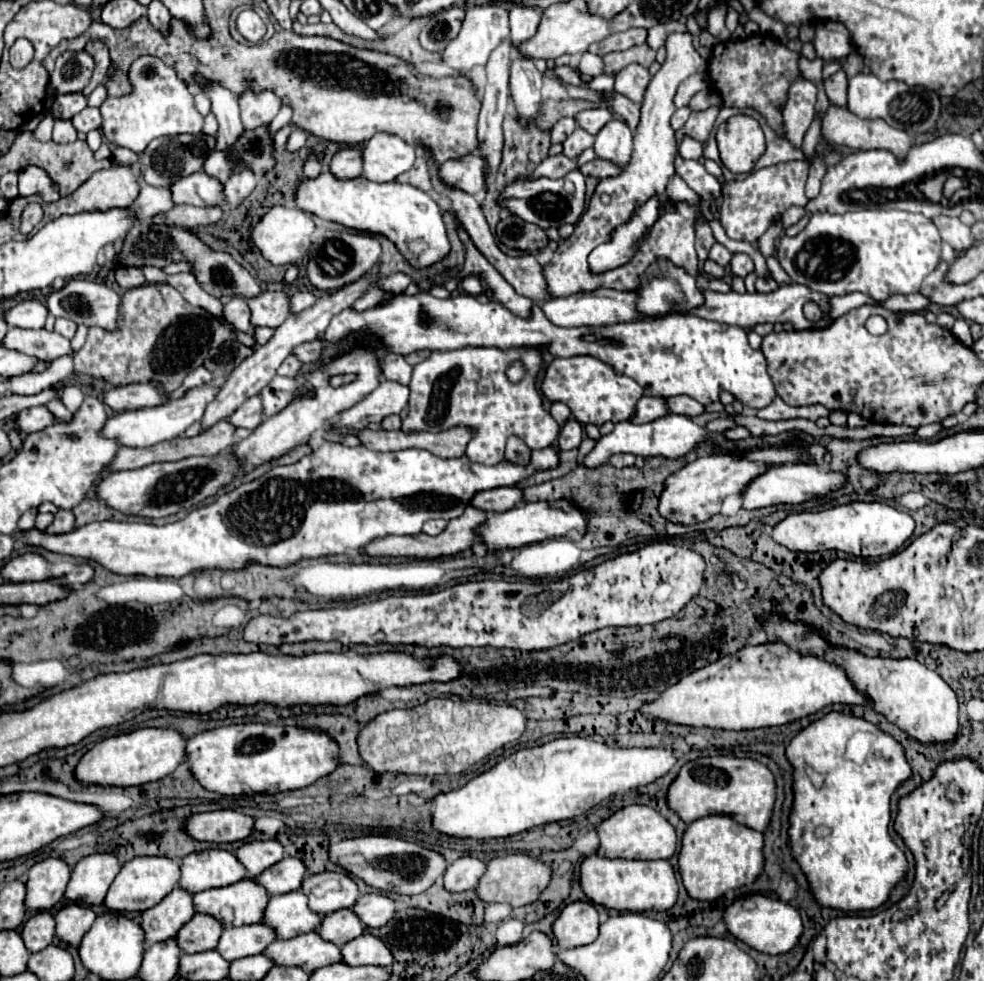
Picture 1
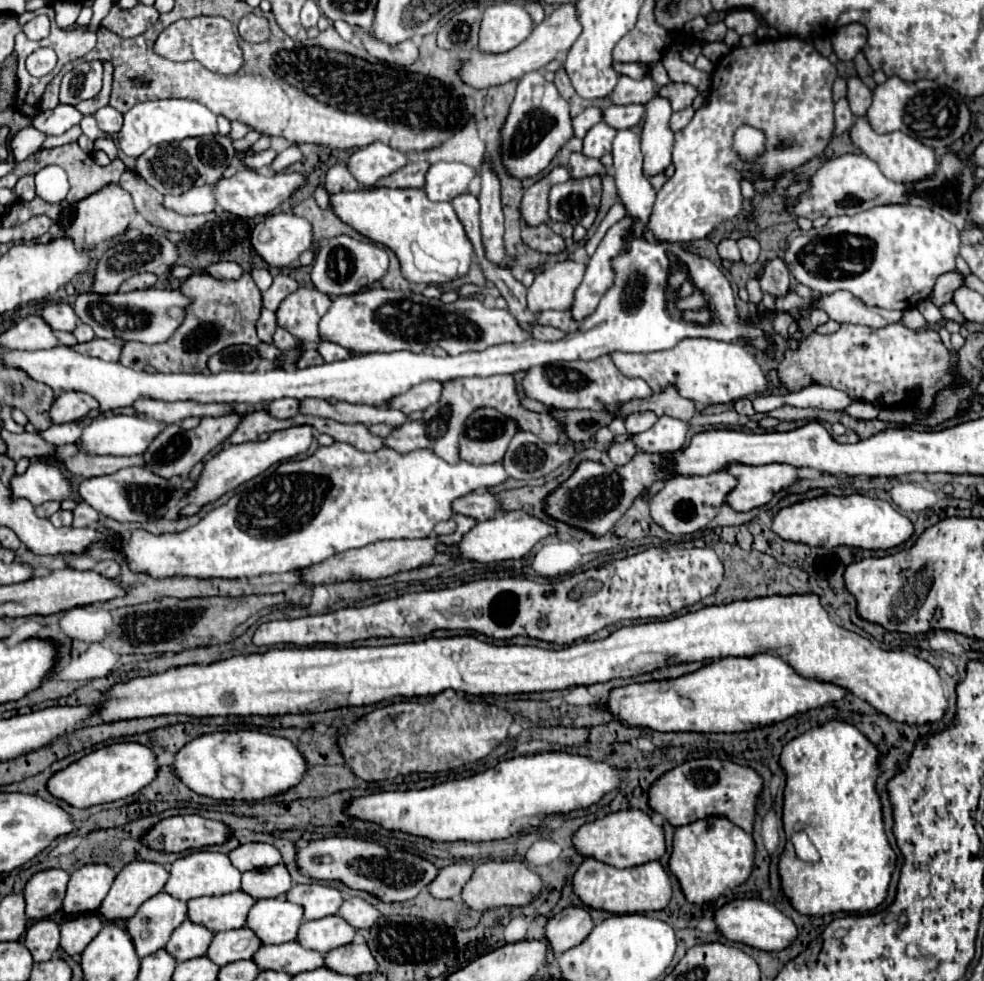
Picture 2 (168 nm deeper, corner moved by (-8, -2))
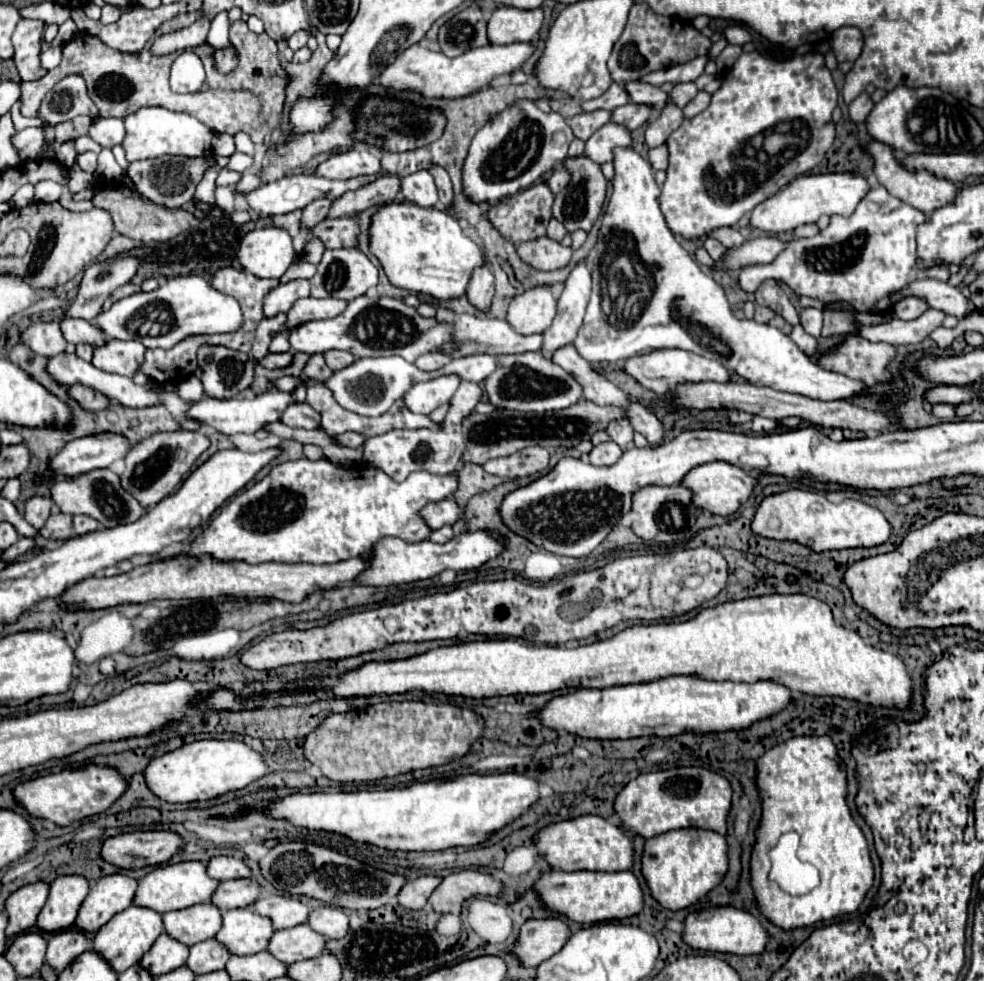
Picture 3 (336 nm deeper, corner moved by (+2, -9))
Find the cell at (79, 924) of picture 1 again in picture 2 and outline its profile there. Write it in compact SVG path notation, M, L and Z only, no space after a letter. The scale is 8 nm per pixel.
M95 913L77 915L61 925L61 947L71 955L77 957L83 949L91 943L91 939L101 931L103 921Z

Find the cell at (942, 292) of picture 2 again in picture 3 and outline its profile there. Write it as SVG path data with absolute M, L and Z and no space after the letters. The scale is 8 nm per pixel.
M905 298L905 300L897 302L895 306L891 306L891 314L893 314L893 318L901 318L901 320L915 320L927 308L929 306L925 302L921 302L919 298Z

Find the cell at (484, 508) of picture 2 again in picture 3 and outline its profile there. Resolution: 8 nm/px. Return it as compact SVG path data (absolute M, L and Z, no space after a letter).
M445 498L441 502L431 502L429 506L425 506L421 510L421 518L423 522L431 528L431 530L439 530L447 524L455 524L459 520L463 510L459 510L459 506L455 504L453 498Z

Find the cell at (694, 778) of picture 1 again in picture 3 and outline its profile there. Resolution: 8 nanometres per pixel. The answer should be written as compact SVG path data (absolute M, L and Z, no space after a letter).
M669 768L649 774L639 774L625 784L615 796L613 808L627 834L641 838L653 838L677 828L705 828L717 834L725 834L725 818L731 806L729 782L705 768Z

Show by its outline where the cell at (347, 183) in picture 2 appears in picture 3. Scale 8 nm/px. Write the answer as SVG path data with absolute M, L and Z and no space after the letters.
M325 198L321 202L311 202L307 208L303 208L303 216L301 216L301 228L313 228L315 224L319 224L321 220L327 218L331 202L325 202Z

